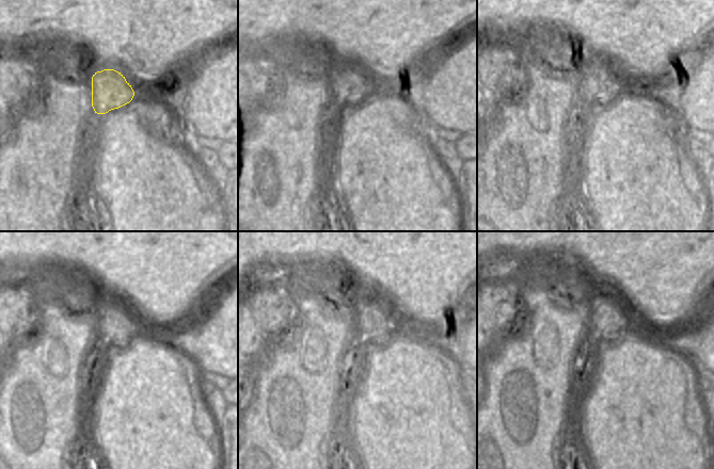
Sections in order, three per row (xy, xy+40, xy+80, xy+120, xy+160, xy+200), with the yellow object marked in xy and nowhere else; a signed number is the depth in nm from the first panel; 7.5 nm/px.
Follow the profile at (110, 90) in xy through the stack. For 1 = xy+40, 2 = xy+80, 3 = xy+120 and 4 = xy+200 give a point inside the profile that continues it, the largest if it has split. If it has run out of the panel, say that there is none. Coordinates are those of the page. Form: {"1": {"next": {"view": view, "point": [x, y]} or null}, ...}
{"1": {"next": {"view": "xy+40", "point": [350, 85]}}, "2": {"next": {"view": "xy+80", "point": [589, 85]}}, "3": {"next": {"view": "xy+120", "point": [132, 320]}}, "4": {"next": {"view": "xy+200", "point": [607, 318]}}}

